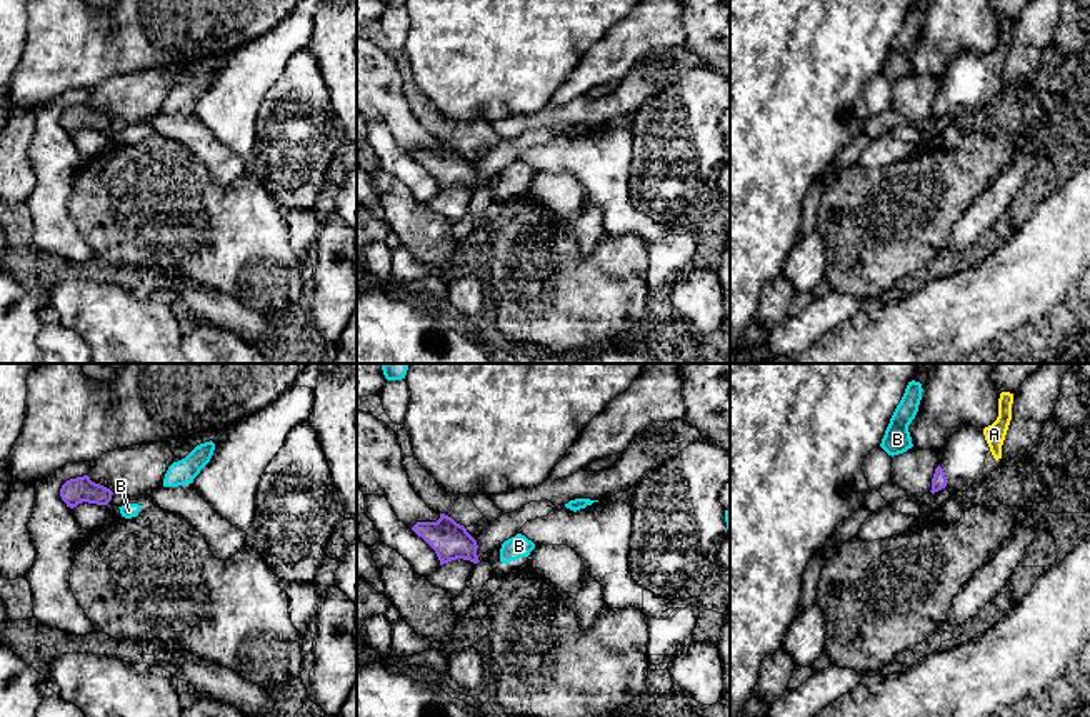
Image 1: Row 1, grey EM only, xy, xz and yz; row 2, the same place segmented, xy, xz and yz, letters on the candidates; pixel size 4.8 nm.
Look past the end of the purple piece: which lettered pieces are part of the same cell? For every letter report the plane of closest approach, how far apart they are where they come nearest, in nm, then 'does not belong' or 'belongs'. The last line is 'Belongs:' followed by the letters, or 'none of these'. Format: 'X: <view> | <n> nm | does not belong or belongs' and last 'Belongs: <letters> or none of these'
A: yz | 240 nm | belongs
B: xy | 60 nm | does not belong
Belongs: A

